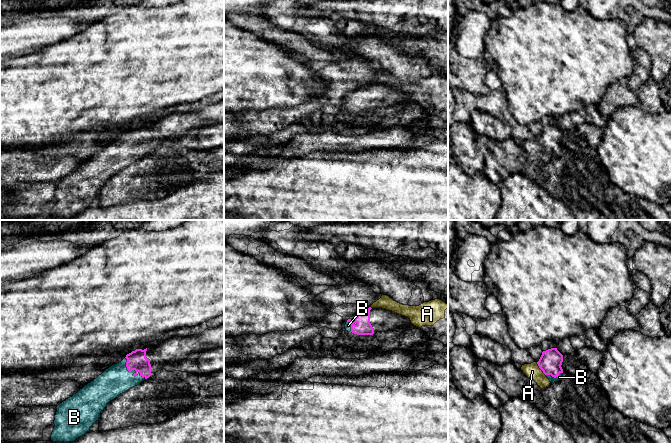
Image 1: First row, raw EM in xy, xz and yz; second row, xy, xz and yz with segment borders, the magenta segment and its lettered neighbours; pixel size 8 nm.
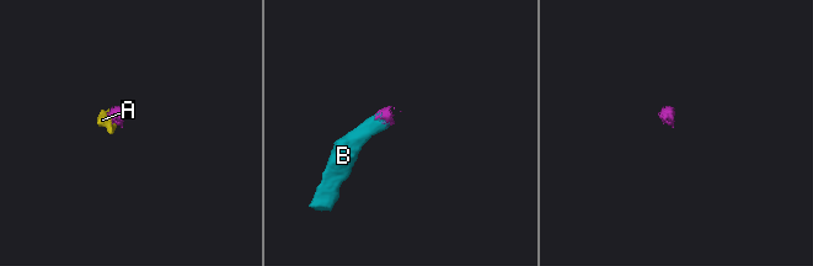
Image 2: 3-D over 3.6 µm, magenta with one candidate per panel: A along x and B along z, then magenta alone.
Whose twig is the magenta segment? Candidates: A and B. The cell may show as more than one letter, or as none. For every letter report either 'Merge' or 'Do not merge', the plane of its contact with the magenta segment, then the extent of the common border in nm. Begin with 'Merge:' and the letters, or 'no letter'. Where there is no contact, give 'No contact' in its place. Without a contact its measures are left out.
Merge: B
A: Do not merge. Touches magenta in yz. Shared border 130 nm
B: Merge. Touches magenta in xy. Shared border 240 nm

